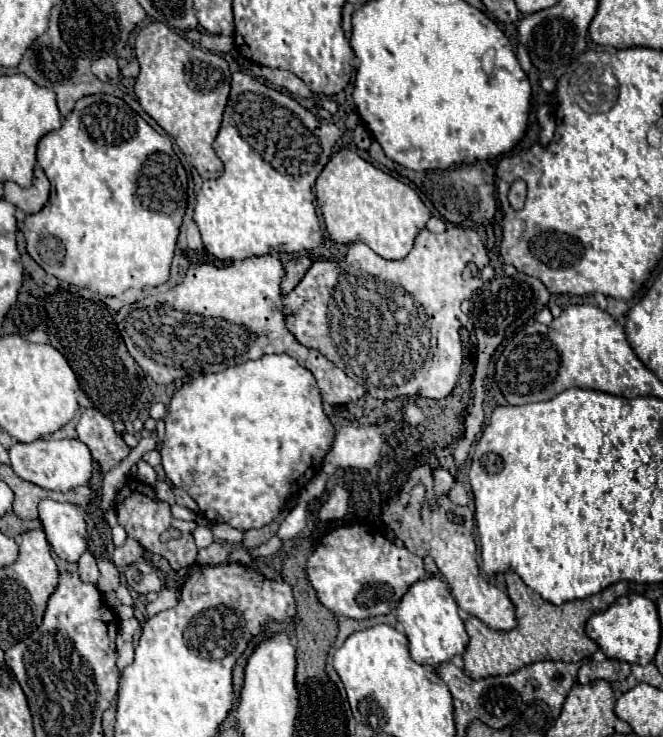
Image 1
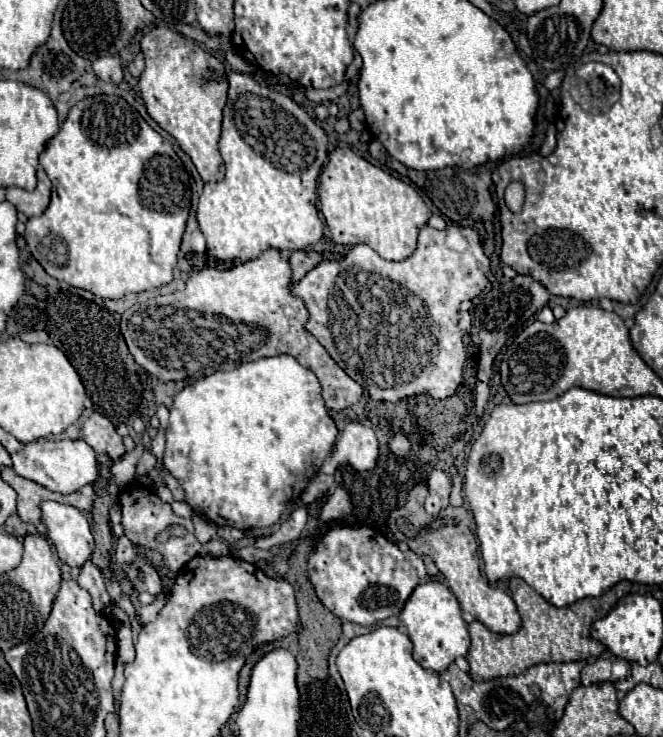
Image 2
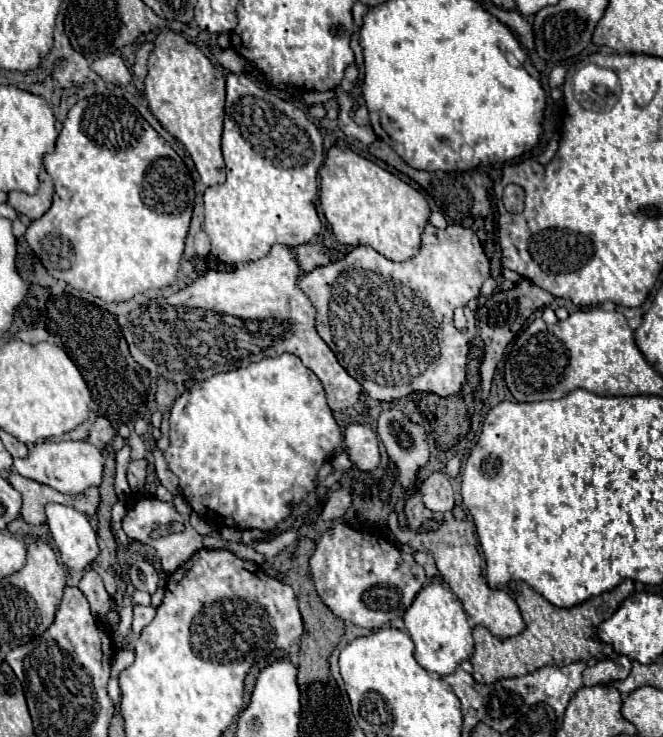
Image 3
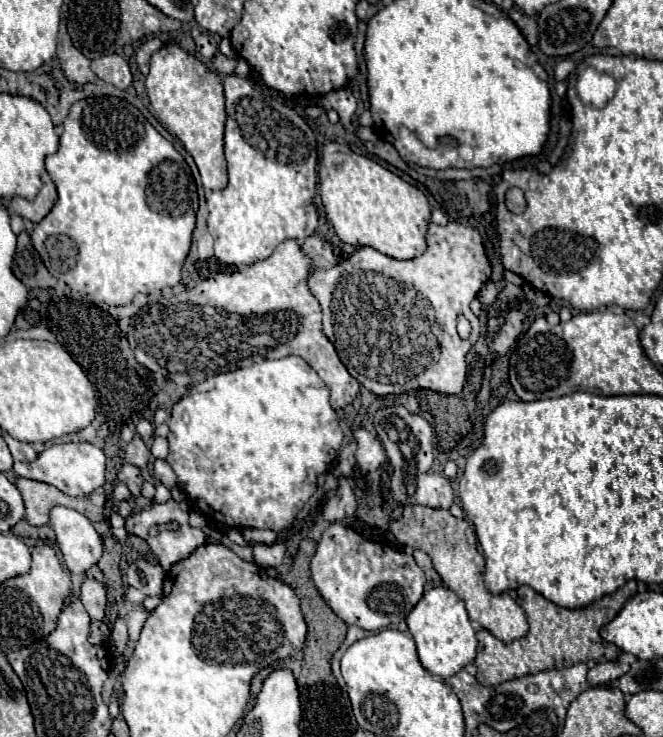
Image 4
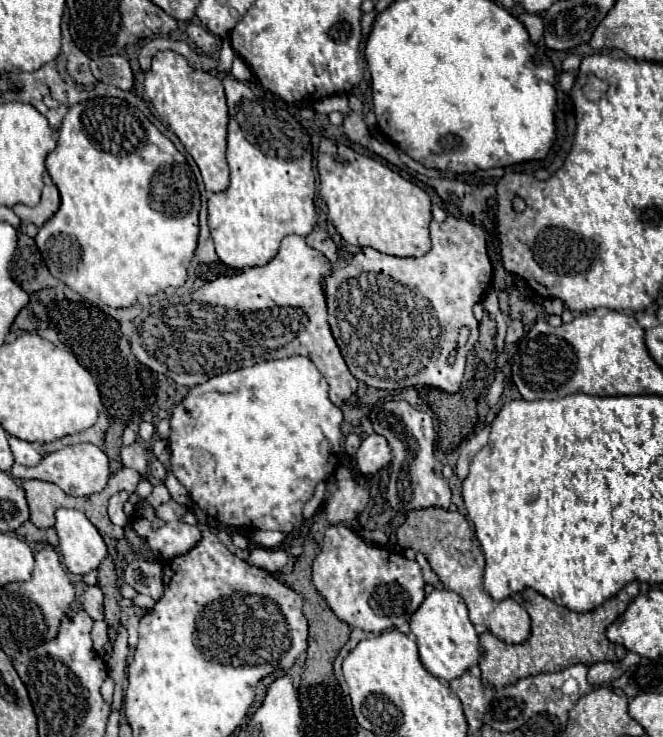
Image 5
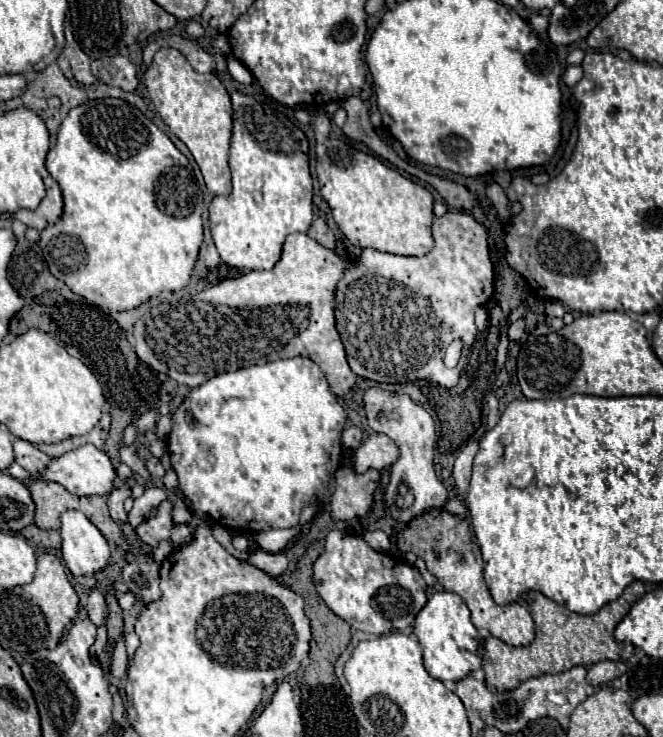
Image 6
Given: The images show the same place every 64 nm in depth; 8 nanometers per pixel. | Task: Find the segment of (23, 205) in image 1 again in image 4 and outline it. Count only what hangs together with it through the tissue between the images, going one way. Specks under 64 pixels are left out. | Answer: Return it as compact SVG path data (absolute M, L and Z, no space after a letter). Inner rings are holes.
M44 174L42 182L44 182L44 186L42 186L42 190L38 192L38 196L34 200L26 200L26 198L14 196L14 198L8 200L8 210L20 214L22 218L32 220L34 224L40 222L52 210L52 206L56 202L56 186L50 180L50 176Z

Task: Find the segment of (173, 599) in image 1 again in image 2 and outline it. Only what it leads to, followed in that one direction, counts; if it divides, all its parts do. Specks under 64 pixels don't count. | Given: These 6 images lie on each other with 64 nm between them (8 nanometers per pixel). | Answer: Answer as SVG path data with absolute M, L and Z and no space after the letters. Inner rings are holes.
M162 592L162 596L160 596L158 600L154 600L154 602L148 604L148 606L142 606L142 608L140 608L140 624L146 624L146 622L154 620L154 618L158 616L158 612L164 608L166 600L168 600L168 592Z

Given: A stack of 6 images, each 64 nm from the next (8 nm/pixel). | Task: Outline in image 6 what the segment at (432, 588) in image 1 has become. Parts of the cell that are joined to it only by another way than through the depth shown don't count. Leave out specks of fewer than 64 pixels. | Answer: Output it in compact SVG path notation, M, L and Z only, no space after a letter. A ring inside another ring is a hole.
M436 592L428 598L426 606L414 620L414 634L422 646L424 668L432 678L442 682L462 680L482 664L482 638L470 622L470 610L464 600L454 592Z

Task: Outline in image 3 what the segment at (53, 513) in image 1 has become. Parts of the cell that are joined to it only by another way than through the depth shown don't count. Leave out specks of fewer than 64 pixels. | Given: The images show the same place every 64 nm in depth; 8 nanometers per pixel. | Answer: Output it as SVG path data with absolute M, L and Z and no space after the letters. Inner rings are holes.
M48 504L46 518L62 562L72 570L86 570L98 556L96 530L88 518L76 508L62 504Z

